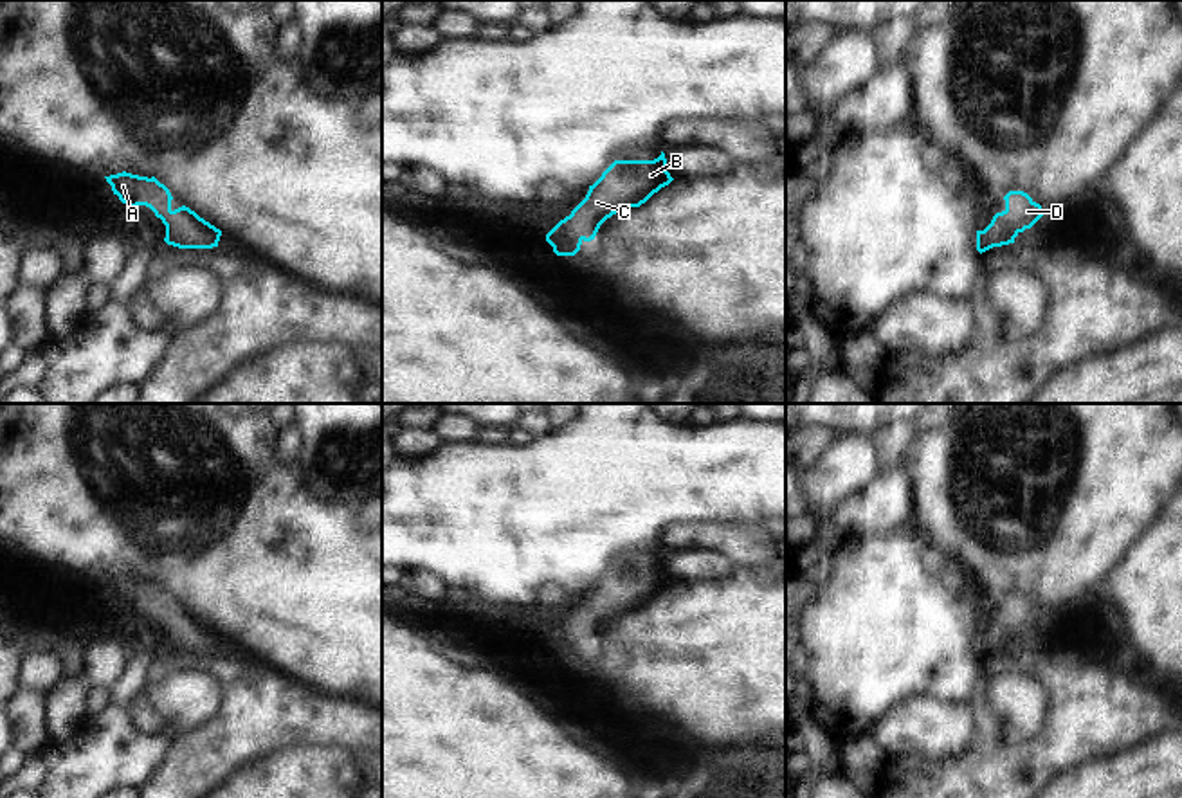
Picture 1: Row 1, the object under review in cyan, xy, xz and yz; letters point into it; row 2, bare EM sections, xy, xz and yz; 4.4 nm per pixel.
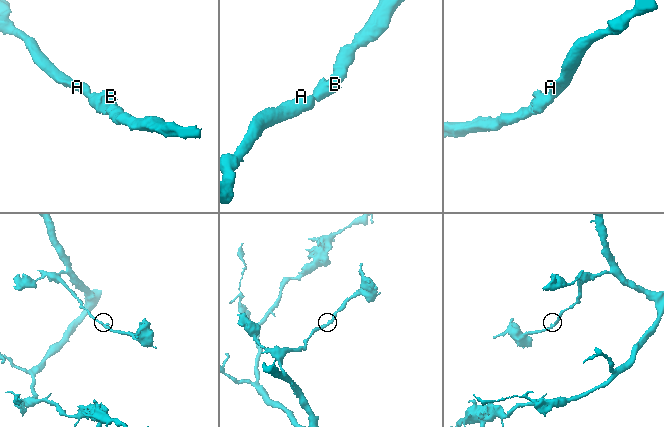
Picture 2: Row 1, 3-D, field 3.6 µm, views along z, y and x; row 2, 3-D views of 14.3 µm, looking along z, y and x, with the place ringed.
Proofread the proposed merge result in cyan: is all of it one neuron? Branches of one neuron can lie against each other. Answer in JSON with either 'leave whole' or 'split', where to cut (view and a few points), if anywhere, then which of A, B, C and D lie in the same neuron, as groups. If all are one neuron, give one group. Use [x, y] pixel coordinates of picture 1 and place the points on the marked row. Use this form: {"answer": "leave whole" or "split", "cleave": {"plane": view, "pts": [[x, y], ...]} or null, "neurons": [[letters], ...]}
{"answer": "leave whole", "cleave": null, "neurons": [["A", "B", "C", "D"]]}

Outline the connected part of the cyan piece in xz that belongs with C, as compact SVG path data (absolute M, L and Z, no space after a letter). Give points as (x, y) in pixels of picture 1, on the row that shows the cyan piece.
M663 151L654 160L614 160L571 214L546 234L546 241L557 256L575 256L607 218L640 207L672 180Z

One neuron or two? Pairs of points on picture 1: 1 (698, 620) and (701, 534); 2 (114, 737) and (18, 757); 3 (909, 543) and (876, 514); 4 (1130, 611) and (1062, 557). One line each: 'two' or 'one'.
1: two
2: two
3: two
4: two

